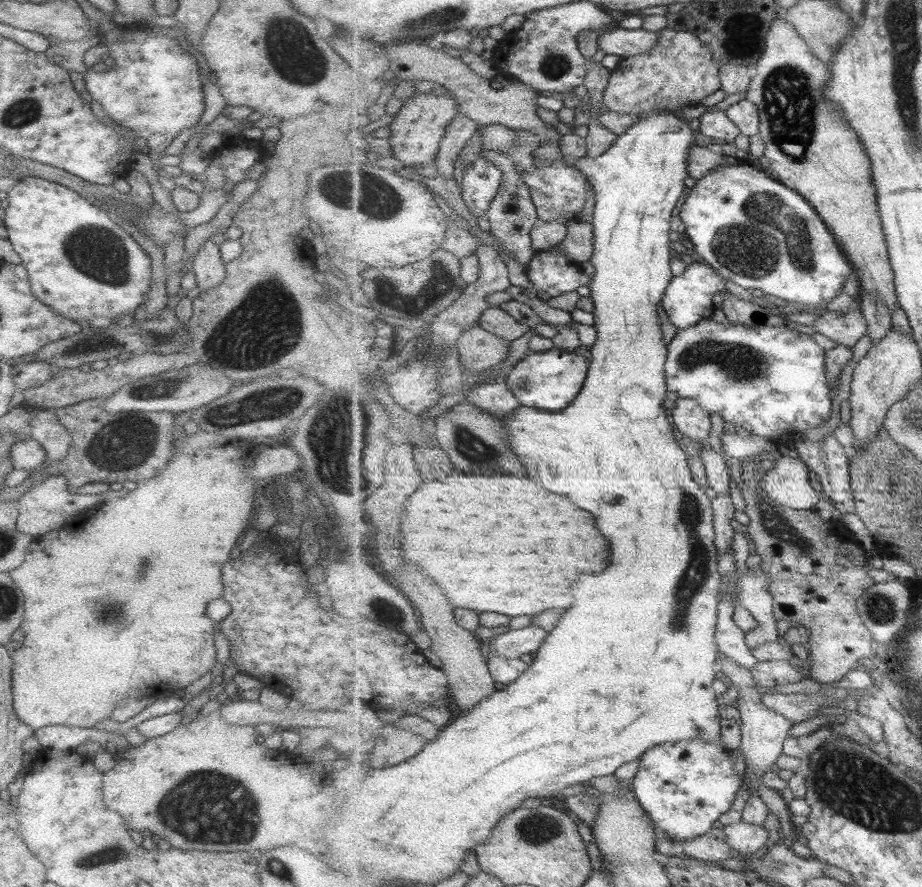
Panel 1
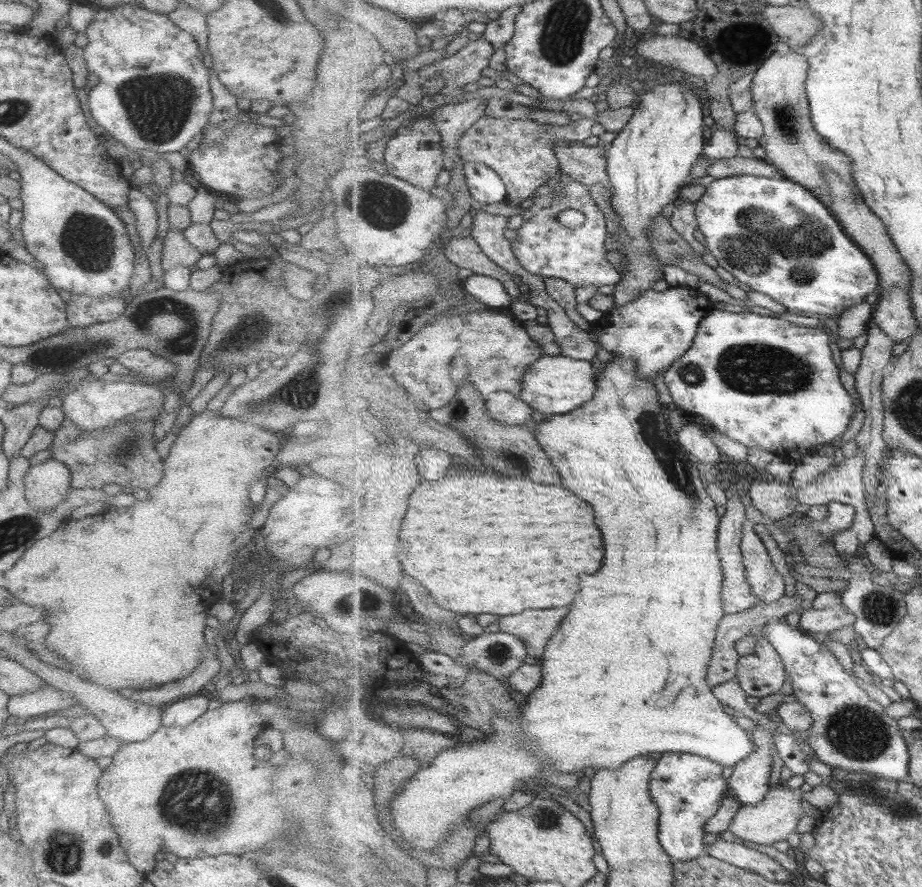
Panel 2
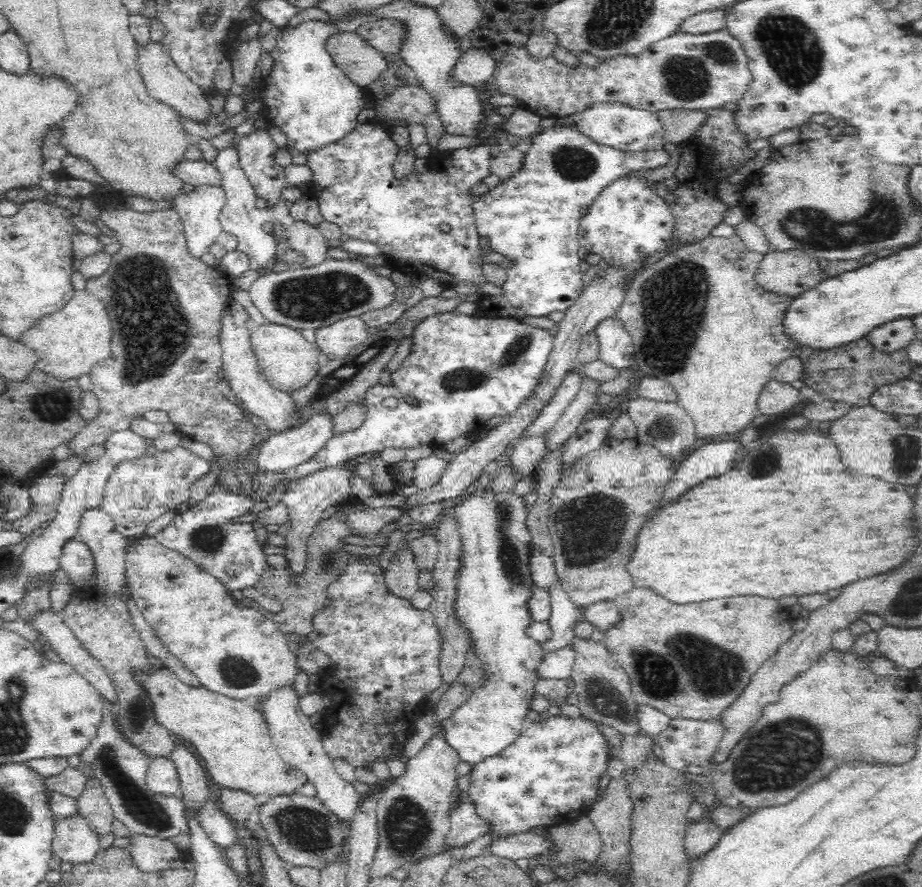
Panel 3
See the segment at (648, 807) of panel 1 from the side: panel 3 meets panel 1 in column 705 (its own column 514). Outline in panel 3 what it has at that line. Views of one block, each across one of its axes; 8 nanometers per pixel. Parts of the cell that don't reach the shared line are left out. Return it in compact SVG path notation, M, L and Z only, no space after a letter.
M558 714L556 716L551 716L546 721L531 722L525 725L521 733L516 737L516 740L510 746L507 746L500 752L500 754L494 755L492 757L482 759L482 762L478 762L472 766L470 778L470 788L466 791L464 799L472 803L475 813L482 821L486 821L487 832L492 834L492 838L495 838L488 846L486 850L492 846L494 841L497 841L500 836L510 836L520 833L525 833L528 831L539 830L540 827L549 828L551 825L559 825L562 823L568 823L575 820L577 817L583 816L588 813L589 808L596 801L596 796L599 791L600 777L604 772L606 772L606 764L608 760L615 752L614 749L609 744L607 731L603 727L600 727L598 723L580 715L576 718L570 718L569 716L562 716Z

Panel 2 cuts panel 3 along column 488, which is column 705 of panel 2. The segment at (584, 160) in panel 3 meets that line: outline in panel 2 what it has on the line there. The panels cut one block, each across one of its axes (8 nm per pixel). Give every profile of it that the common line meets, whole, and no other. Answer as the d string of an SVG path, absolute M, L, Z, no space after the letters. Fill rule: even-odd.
M745 174L715 179L697 200L696 215L708 252L716 262L738 282L768 295L791 312L825 314L836 318L880 288L878 271L870 255L846 233L830 207L815 192L785 176L767 178ZM663 286L658 289L644 290L635 301L607 311L602 316L602 320L592 323L591 327L602 348L611 354L621 355L637 362L636 367L640 377L652 381L661 370L667 372L682 354L688 352L690 346L694 344L694 338L698 336L701 321L707 318L708 311L711 310L709 301L701 296L698 288Z

